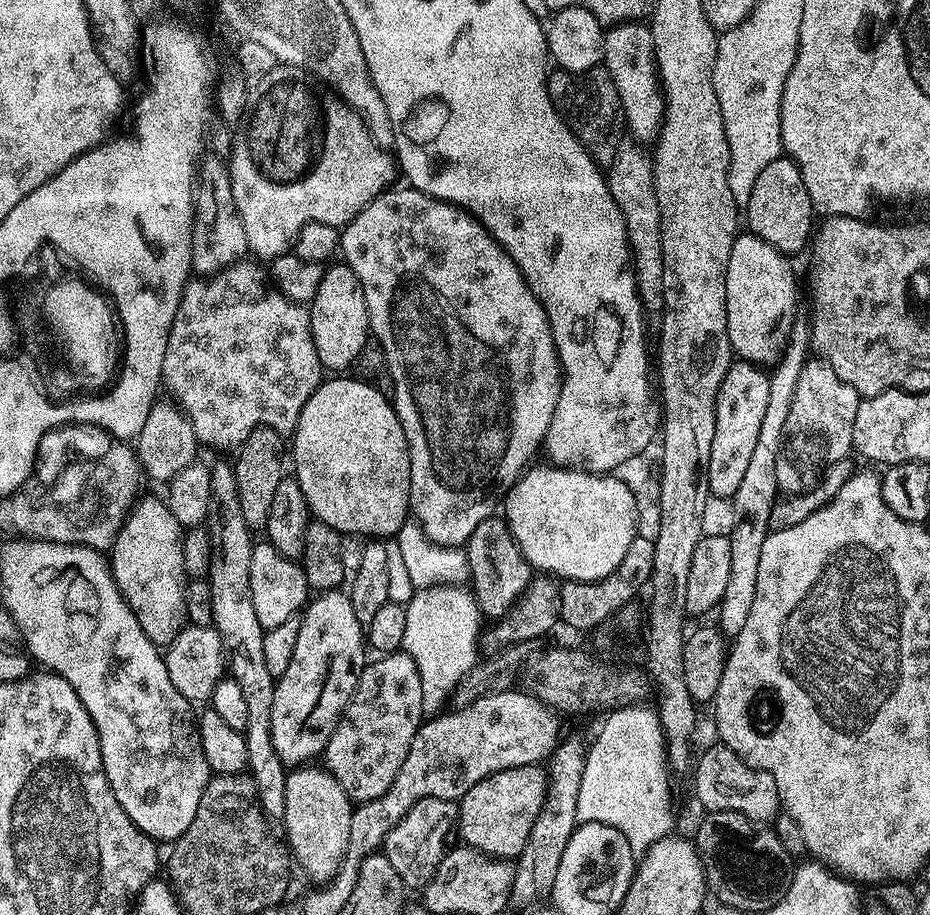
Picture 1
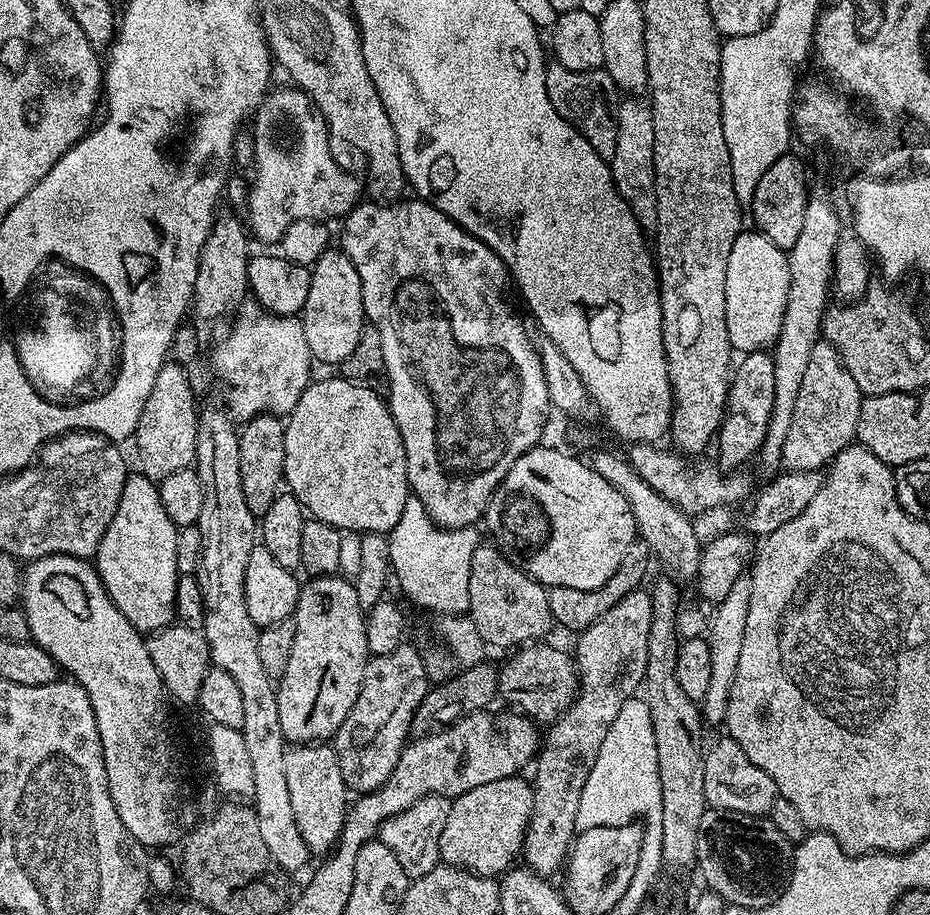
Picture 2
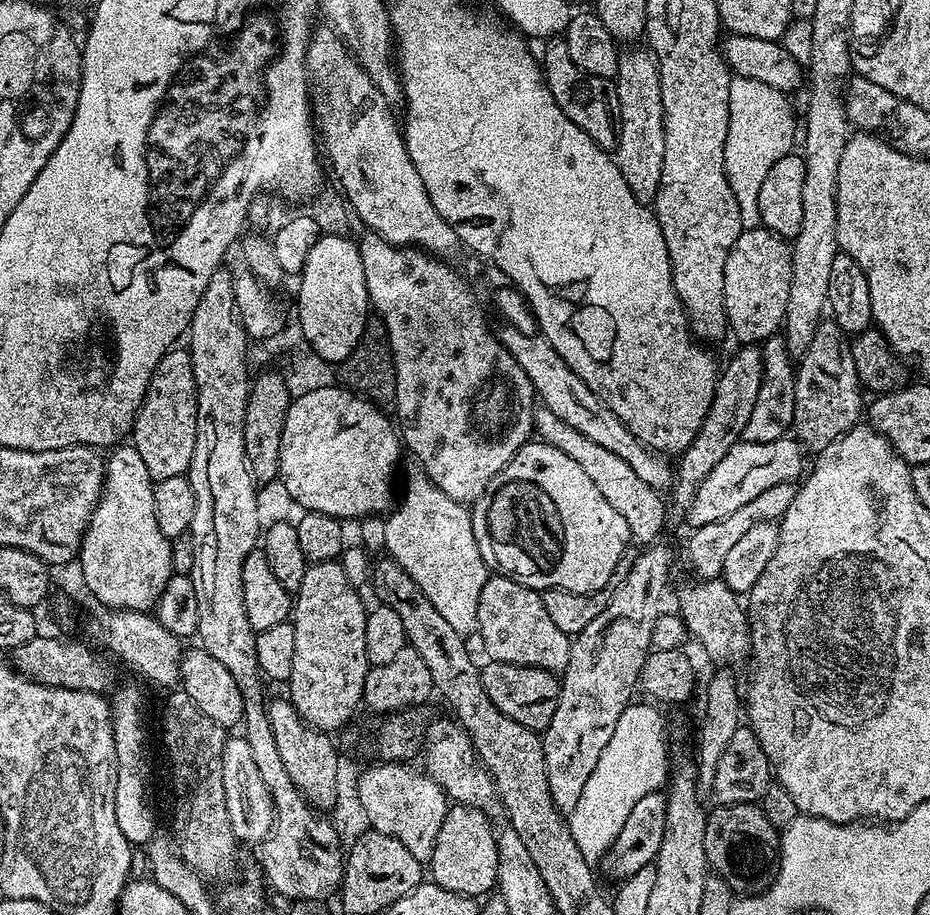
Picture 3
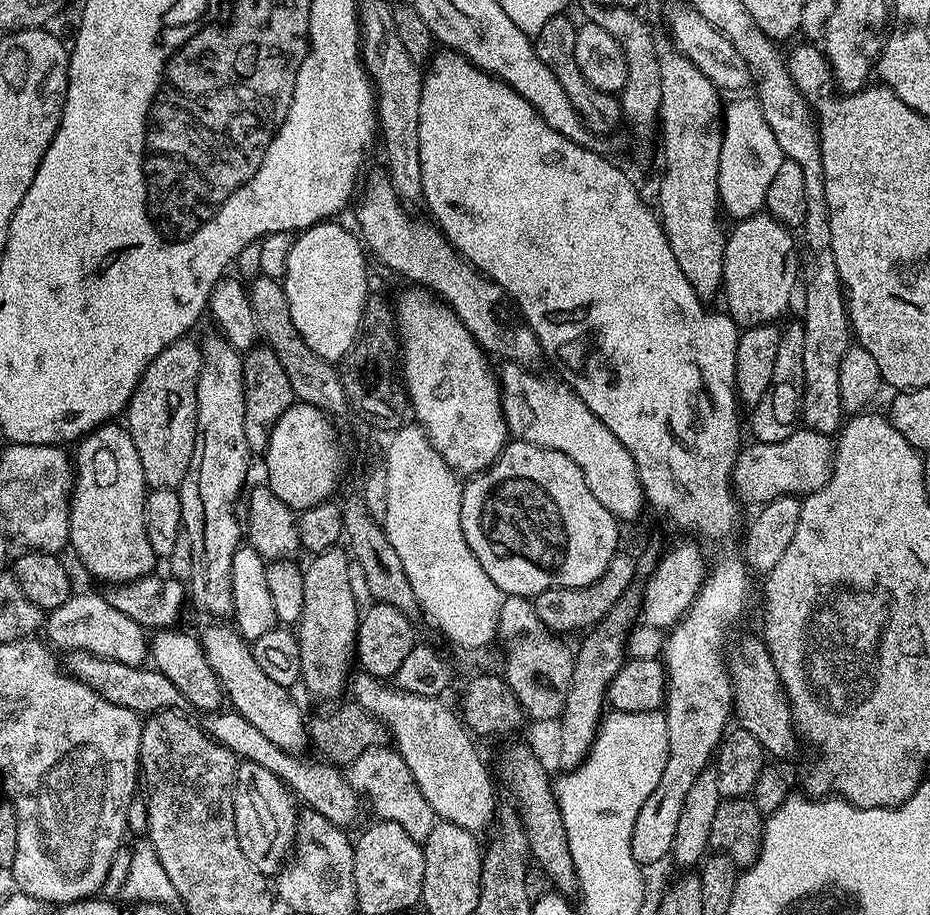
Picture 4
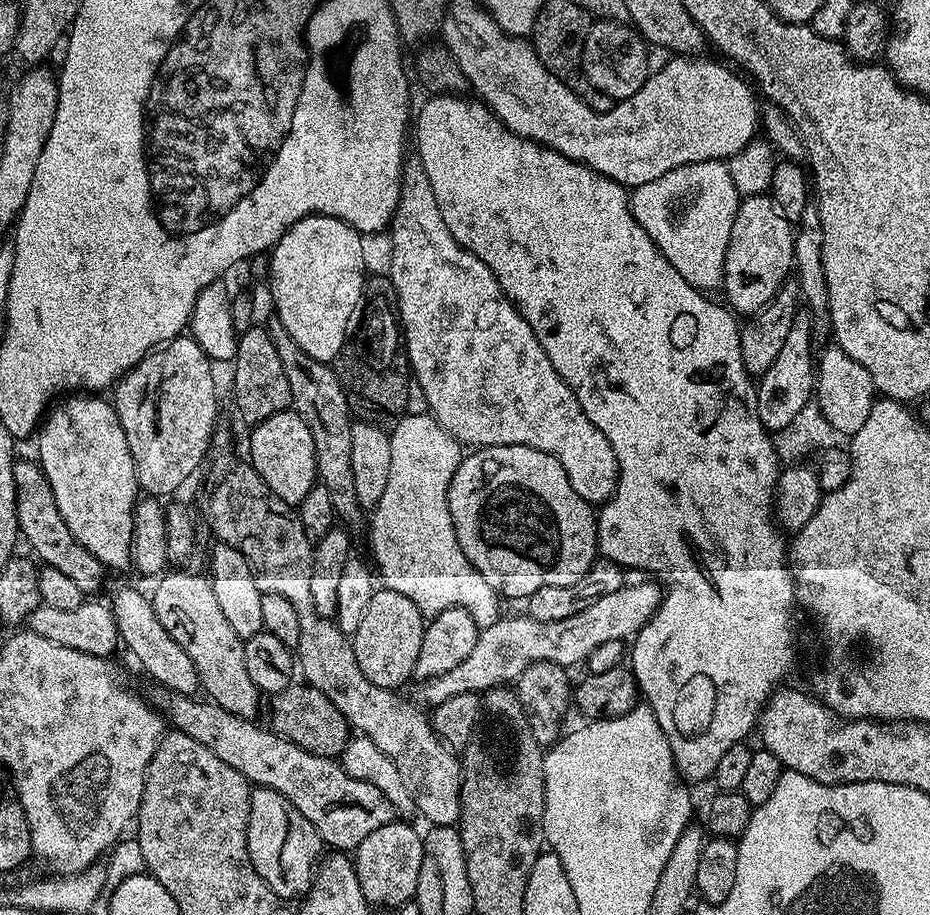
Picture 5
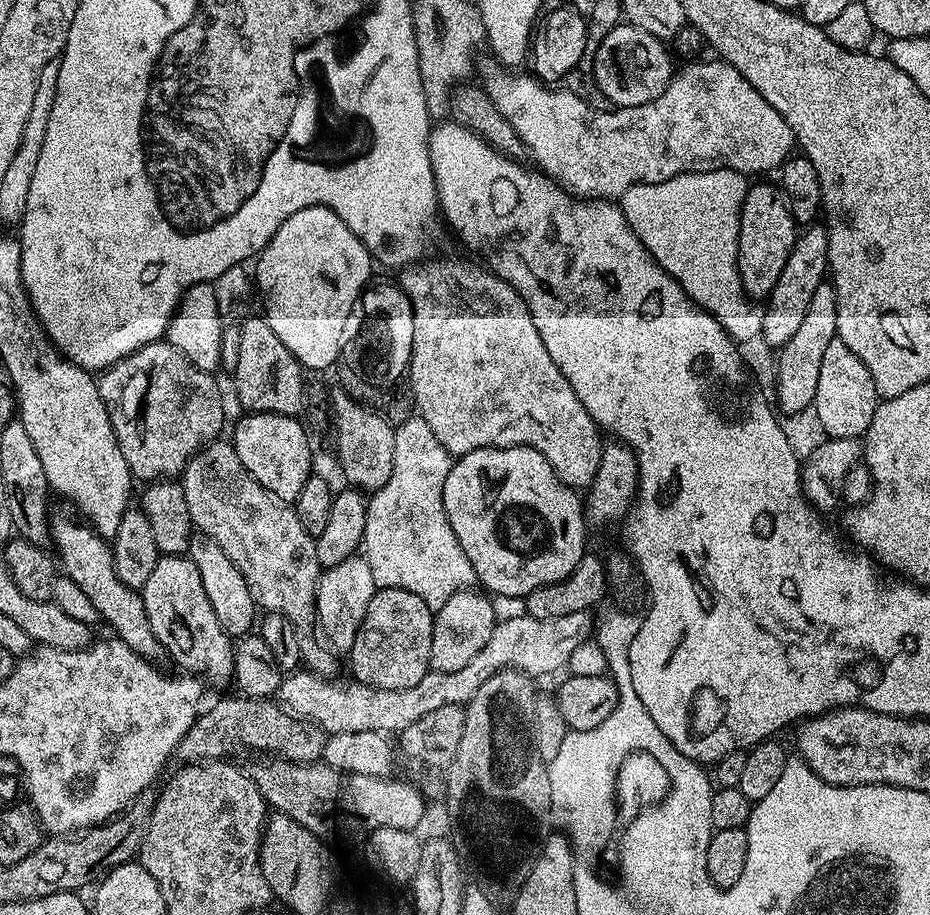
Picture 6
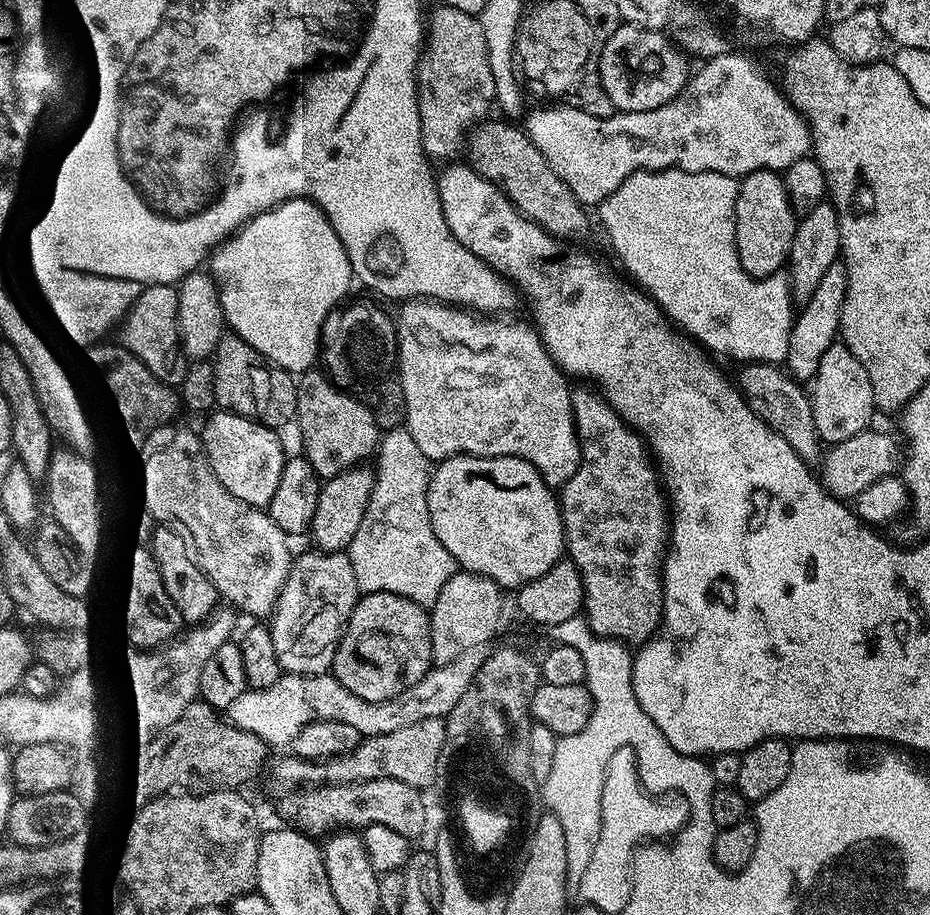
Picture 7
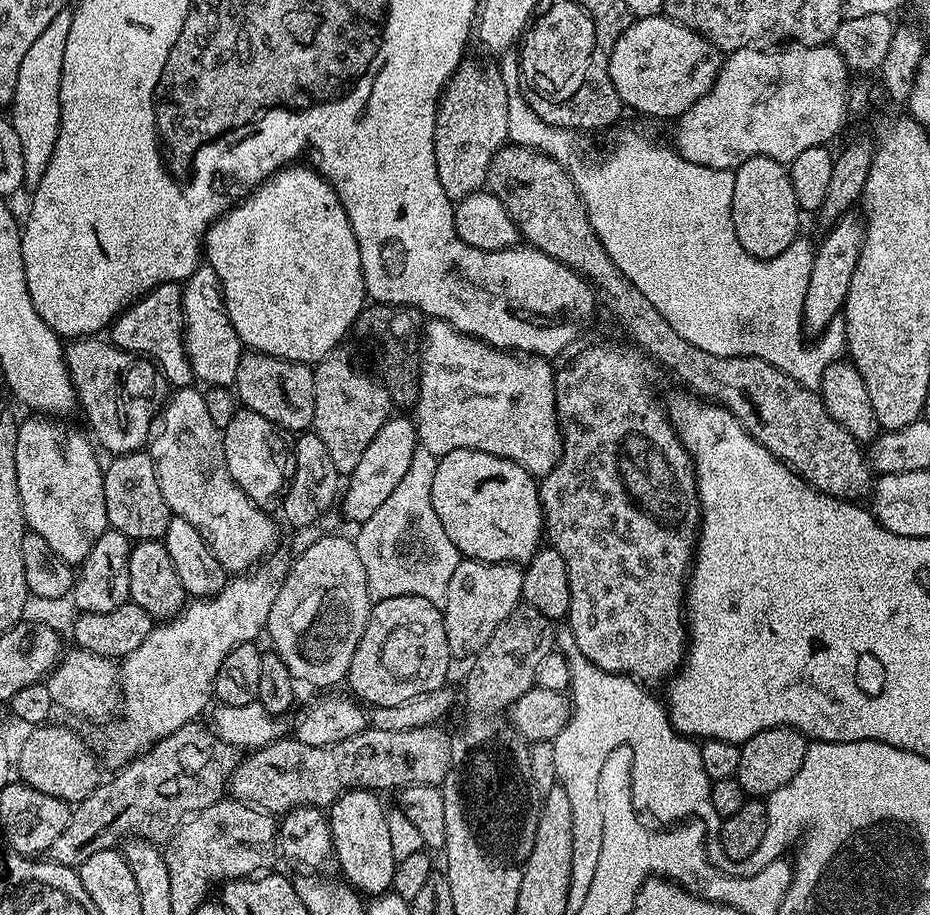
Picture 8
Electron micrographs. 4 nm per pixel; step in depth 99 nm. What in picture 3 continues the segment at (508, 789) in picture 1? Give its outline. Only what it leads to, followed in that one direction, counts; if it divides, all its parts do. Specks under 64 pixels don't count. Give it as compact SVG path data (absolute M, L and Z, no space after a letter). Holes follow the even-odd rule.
M470 804L449 807L446 822L438 830L438 842L434 842L434 854L426 864L427 871L432 871L431 883L473 898L487 897L497 887L496 836L491 822L480 812L483 811L479 807Z

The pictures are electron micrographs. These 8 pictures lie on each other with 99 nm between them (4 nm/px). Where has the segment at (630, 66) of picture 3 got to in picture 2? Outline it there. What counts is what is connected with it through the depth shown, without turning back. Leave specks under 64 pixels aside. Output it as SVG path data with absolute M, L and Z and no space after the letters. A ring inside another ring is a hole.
M624 98L616 109L618 122L618 146L610 161L612 181L618 194L630 206L634 218L645 230L655 229L658 218L658 198L656 197L656 175L654 174L654 122L652 109L640 98Z

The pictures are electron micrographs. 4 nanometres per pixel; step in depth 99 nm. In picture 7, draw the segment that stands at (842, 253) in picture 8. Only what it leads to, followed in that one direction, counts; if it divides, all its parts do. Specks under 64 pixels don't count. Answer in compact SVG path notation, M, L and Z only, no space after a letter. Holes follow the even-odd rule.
M837 262L826 270L822 280L818 282L810 298L795 313L792 329L788 335L788 359L786 371L797 382L811 381L819 370L819 363L826 350L837 343L842 318L844 295L848 285L848 272L843 263Z

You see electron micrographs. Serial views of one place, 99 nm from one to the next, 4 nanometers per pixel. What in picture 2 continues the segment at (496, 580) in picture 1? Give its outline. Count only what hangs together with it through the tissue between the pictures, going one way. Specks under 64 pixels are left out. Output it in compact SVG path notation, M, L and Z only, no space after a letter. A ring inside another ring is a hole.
M495 543L492 544L477 544L471 562L467 615L474 622L478 634L485 645L492 647L493 644L496 648L507 650L547 637L544 635L554 628L548 588L529 576L517 561L505 555Z

